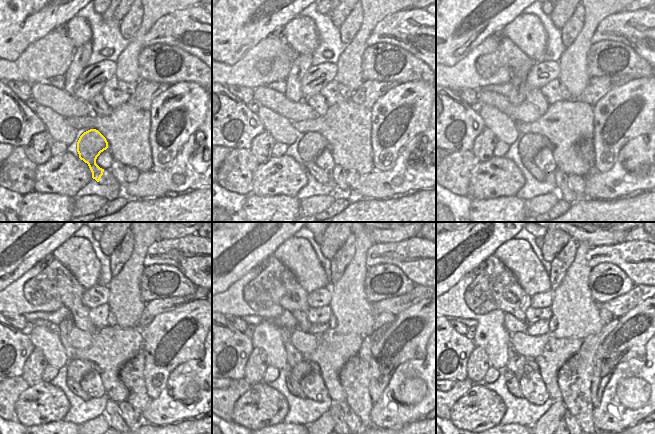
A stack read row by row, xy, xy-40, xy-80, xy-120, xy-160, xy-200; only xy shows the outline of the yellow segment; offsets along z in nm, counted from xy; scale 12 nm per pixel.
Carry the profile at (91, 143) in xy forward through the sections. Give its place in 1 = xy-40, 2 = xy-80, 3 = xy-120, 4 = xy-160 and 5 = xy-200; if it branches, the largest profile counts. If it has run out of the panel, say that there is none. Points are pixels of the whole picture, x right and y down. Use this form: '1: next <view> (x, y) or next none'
1: next xy-40 (312, 143)
2: next xy-80 (530, 144)
3: next xy-120 (78, 368)
4: next xy-160 (294, 375)
5: next xy-200 (513, 386)

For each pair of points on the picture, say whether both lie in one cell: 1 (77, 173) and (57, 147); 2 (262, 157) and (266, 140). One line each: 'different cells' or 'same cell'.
1: different cells
2: same cell

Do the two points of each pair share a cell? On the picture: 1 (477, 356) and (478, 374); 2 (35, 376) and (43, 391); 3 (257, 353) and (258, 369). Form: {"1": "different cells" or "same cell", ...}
{"1": "same cell", "2": "different cells", "3": "same cell"}

